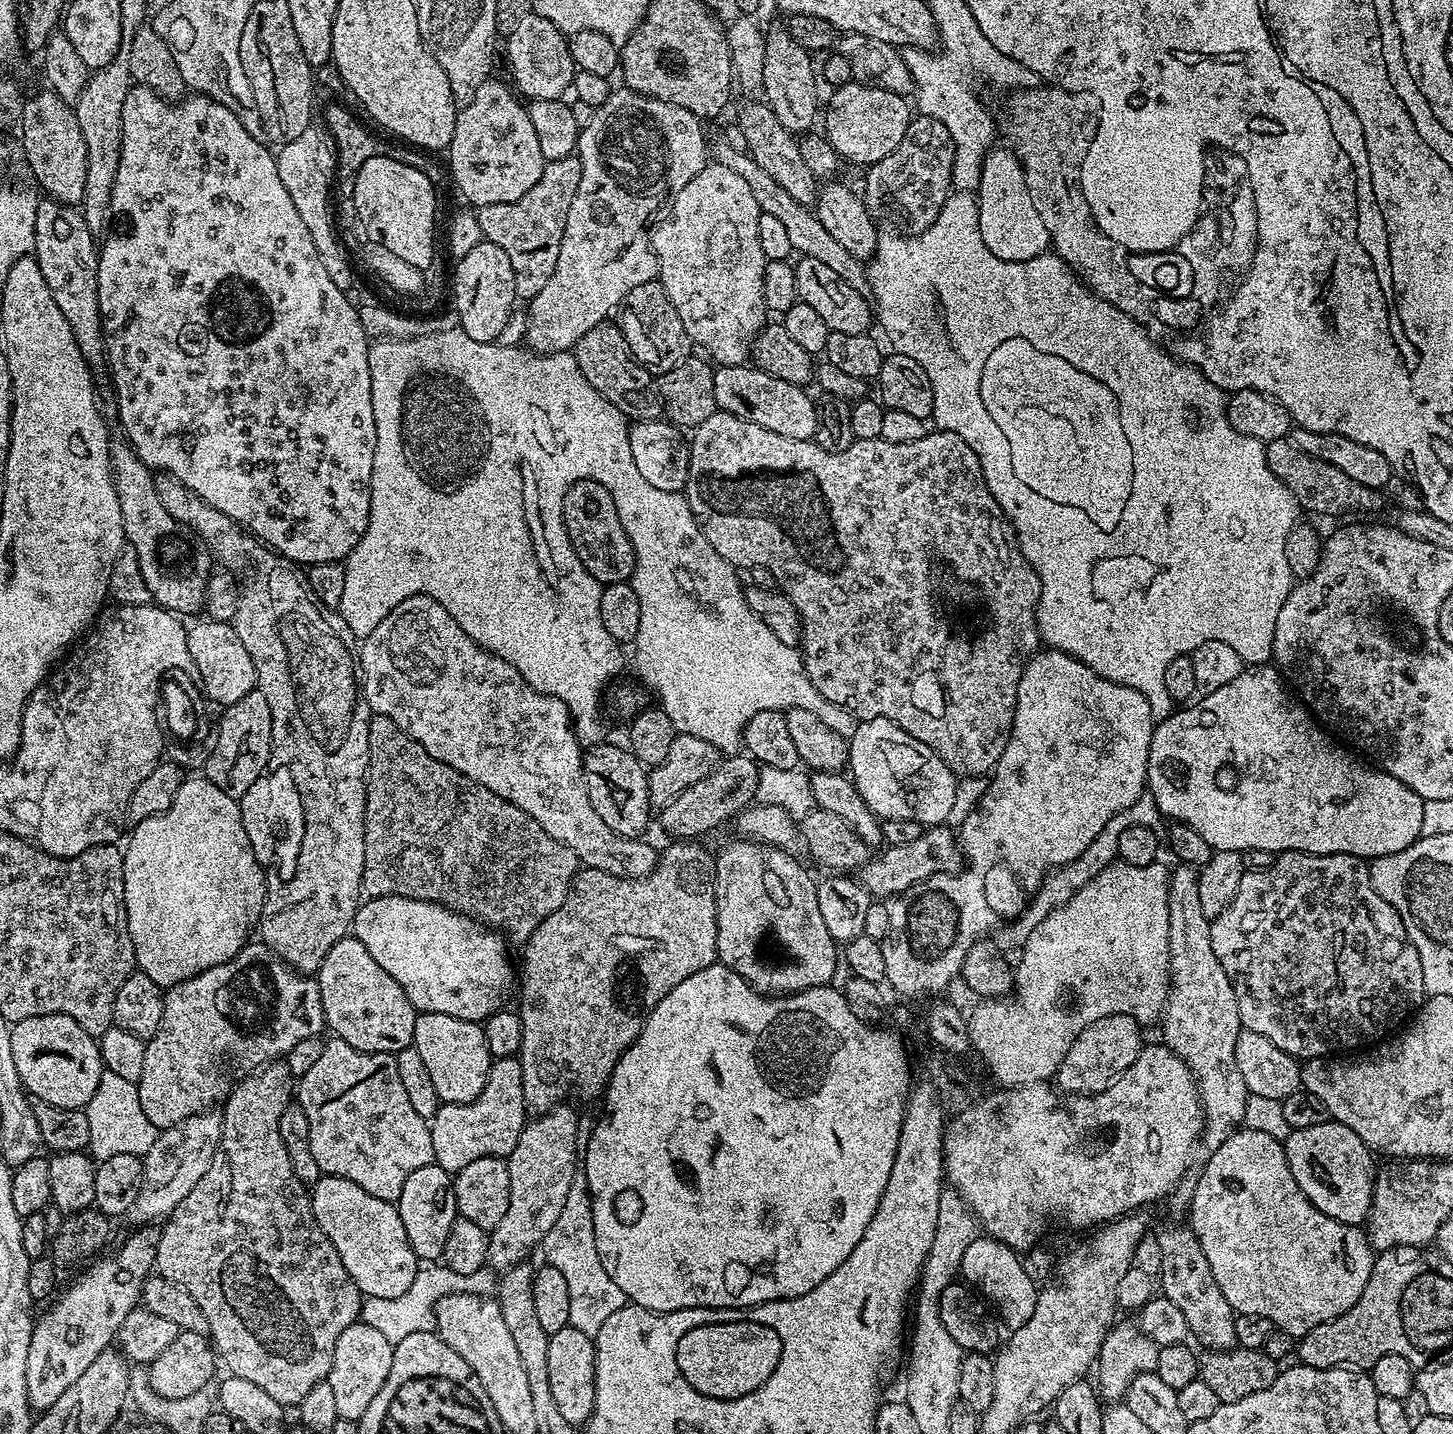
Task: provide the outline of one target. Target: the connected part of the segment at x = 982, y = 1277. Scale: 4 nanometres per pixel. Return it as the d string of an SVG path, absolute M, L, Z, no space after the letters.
M987 1234L981 1235L970 1242L966 1254L962 1254L959 1275L991 1305L1005 1329L1021 1328L1030 1322L1030 1314L1034 1314L1036 1305L1038 1284L1030 1278L1030 1274L1026 1274L1023 1259L1010 1246L993 1240Z

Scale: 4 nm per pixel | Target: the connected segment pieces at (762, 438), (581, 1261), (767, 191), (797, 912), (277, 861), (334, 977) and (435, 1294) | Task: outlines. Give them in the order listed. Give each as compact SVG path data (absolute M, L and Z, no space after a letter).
M716 411L698 425L690 436L688 477L684 487L690 510L696 515L706 542L727 564L737 569L765 568L774 574L779 591L794 602L800 615L804 669L814 682L814 690L830 702L852 713L857 721L886 718L894 722L910 738L926 742L957 778L987 777L996 767L1002 750L1010 738L1014 722L1019 682L1029 660L1041 647L1040 626L1036 622L1036 607L1040 601L1040 579L1030 562L1020 553L1016 533L1008 515L1000 509L994 494L984 481L980 458L958 434L929 431L918 442L895 444L882 439L853 439L849 448L830 452L812 440L782 438L774 430L766 430L754 422L746 422L729 412Z
M583 1170L574 1174L574 1182L570 1182L570 1194L566 1194L566 1206L562 1206L558 1222L550 1226L550 1234L546 1234L542 1252L548 1255L545 1257L554 1262L558 1270L562 1270L562 1275L566 1278L566 1287L570 1289L570 1326L594 1338L607 1320L624 1308L626 1298L622 1294L622 1286L618 1286L618 1282L606 1274L598 1258L594 1242L592 1197L588 1194L588 1183Z
M720 144L716 148L715 145L715 161L745 179L747 184L749 184L749 189L753 193L754 202L757 202L760 212L773 215L775 219L781 221L785 226L785 231L787 231L793 251L797 255L815 258L818 262L825 263L834 274L842 278L842 282L845 282L846 286L853 287L863 298L867 300L871 299L872 287L870 286L867 269L863 261L847 253L847 251L827 233L826 228L818 222L815 213L807 205L795 202L794 198L791 198L790 194L786 193L786 190L783 190L782 186L774 182L774 178L771 178L770 174L762 169L762 166L754 162L752 156L750 156L747 151L741 150L739 147L737 148L738 149L728 144Z
M737 839L737 844L728 844L716 856L716 959L725 964L734 974L738 974L743 980L758 992L766 996L790 996L794 992L801 992L807 988L823 988L833 983L832 975L836 972L836 960L838 964L838 944L830 938L830 930L826 930L826 922L822 919L822 913L818 911L818 894L816 893L817 881L808 877L808 872L800 868L796 877L792 880L792 867L796 860L787 851L779 848L771 848L768 844L757 844L756 841Z
M283 766L273 767L258 777L254 786L250 786L250 790L238 799L242 826L246 826L246 838L250 838L250 846L258 862L266 870L272 871L273 868L281 876L281 881L287 882L298 866L298 850L302 850L304 833L302 798L298 794L298 786L294 786L290 770Z
M349 934L334 942L314 979L322 994L327 1031L363 1052L398 1053L413 1047L416 1007L406 998L402 986L374 962L370 950Z
M436 1262L417 1271L414 1282L410 1282L410 1290L406 1290L406 1294L398 1294L398 1298L367 1297L360 1305L359 1319L365 1324L374 1326L374 1330L379 1330L395 1346L410 1334L433 1331L436 1323L436 1304L442 1298L450 1294L488 1296L497 1284L497 1273L491 1267L474 1270L474 1274L454 1274L454 1270Z

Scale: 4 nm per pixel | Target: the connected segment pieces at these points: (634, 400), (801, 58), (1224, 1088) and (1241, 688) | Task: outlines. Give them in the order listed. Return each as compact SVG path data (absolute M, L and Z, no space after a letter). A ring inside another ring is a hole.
M605 322L594 326L582 338L574 349L574 355L586 382L611 402L619 412L633 421L654 420L661 415L660 397L654 387L654 376L642 364L632 359L632 353L624 347L624 335L619 323Z
M781 34L781 36L769 35L767 37L767 40L765 42L765 65L762 71L762 78L764 79L764 87L762 89L762 96L763 96L763 99L766 101L768 107L770 108L770 110L774 112L775 117L778 118L779 122L782 124L784 129L793 134L807 133L809 129L813 127L811 126L811 124L814 123L815 120L817 123L817 120L818 120L818 108L816 112L816 80L818 84L818 72L817 72L817 69L816 69L816 72L814 69L812 69L811 59L813 60L813 57L810 55L808 49L803 48L802 46L798 46L798 42L795 39L793 39L792 36L789 36L787 34Z
M1176 866L1171 869L1168 878L1168 905L1170 906L1170 991L1168 1003L1162 1015L1164 1036L1162 1042L1192 1072L1196 1080L1196 1089L1200 1091L1200 1101L1204 1107L1204 1134L1202 1148L1211 1154L1226 1142L1233 1131L1245 1123L1244 1115L1248 1112L1250 1093L1246 1082L1242 1082L1242 1074L1238 1070L1238 1062L1234 1062L1234 1046L1238 1046L1238 1034L1242 1030L1238 1002L1234 998L1234 986L1230 986L1230 978L1226 978L1226 970L1222 970L1222 962L1218 962L1214 954L1214 946L1210 946L1210 918L1202 910L1202 901L1198 899L1198 872L1195 868Z
M1271 663L1245 667L1244 672L1238 674L1238 678L1233 678L1231 682L1226 682L1226 686L1213 692L1203 693L1195 702L1181 708L1184 708L1181 712L1180 709L1173 711L1171 716L1159 721L1152 729L1146 792L1153 796L1154 802L1159 804L1164 818L1177 824L1190 826L1199 836L1206 838L1206 842L1215 851L1230 850L1241 854L1249 854L1248 852L1272 852L1271 854L1309 852L1315 856L1341 852L1361 858L1375 858L1406 850L1406 846L1410 846L1420 839L1425 800L1418 794L1414 794L1414 790L1410 790L1410 786L1398 782L1398 778L1394 778L1389 772L1385 772L1371 763L1368 765L1363 764L1360 760L1355 760L1351 756L1353 753L1343 743L1337 742L1321 727L1316 717L1294 695L1293 689L1286 683L1280 669ZM1224 740L1228 740L1228 744L1236 744L1236 740L1240 740L1240 764L1236 764L1236 748L1228 748L1228 756L1216 756L1216 748L1160 748L1160 752L1156 752L1156 744L1224 744ZM1244 768L1264 768L1264 772L1244 772Z

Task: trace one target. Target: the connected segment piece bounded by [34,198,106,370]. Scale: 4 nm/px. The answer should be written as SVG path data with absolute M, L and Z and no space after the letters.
M51 198L41 199L37 203L34 218L34 258L38 262L38 270L42 270L42 278L46 278L46 286L50 286L54 302L58 302L58 310L62 310L62 318L66 318L66 322L70 322L70 330L74 330L74 342L78 342L82 358L86 358L89 368L103 369L106 353L102 318L98 310L98 240L86 226L84 213L79 207Z

